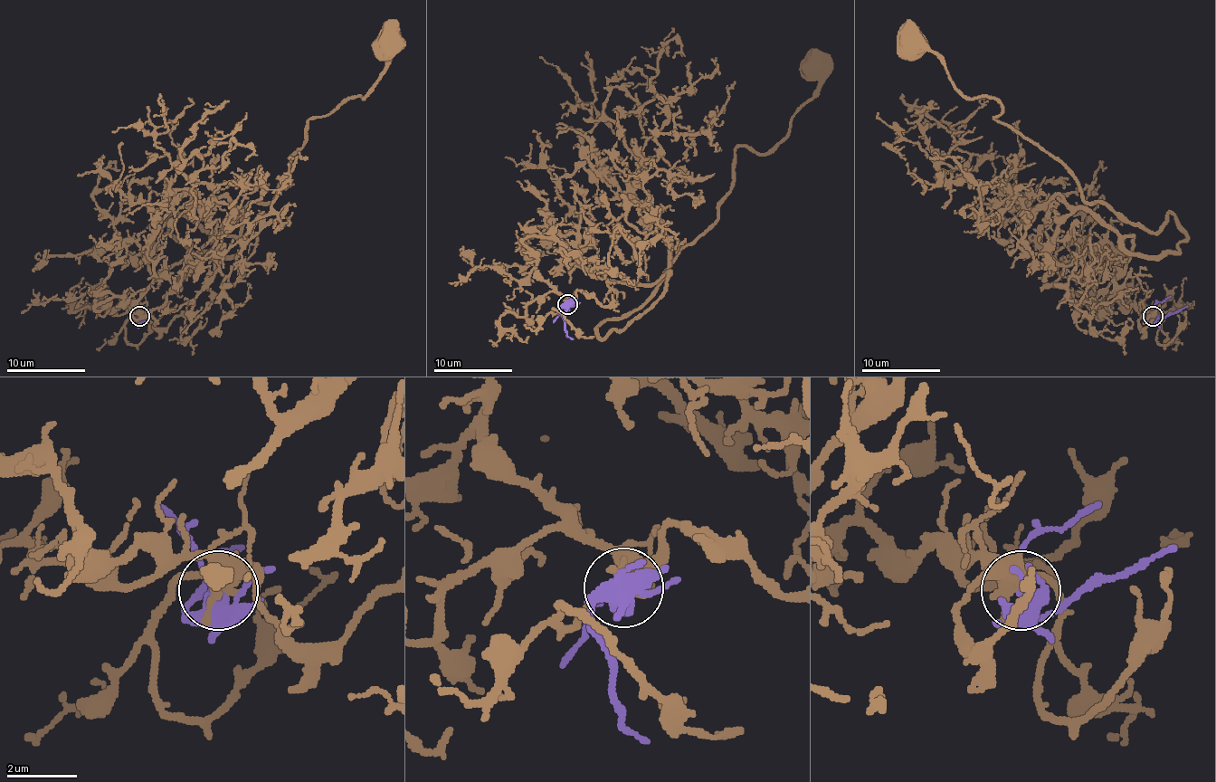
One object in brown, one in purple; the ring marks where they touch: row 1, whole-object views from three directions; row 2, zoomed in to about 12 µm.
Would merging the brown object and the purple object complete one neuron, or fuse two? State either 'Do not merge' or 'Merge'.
Do not merge

